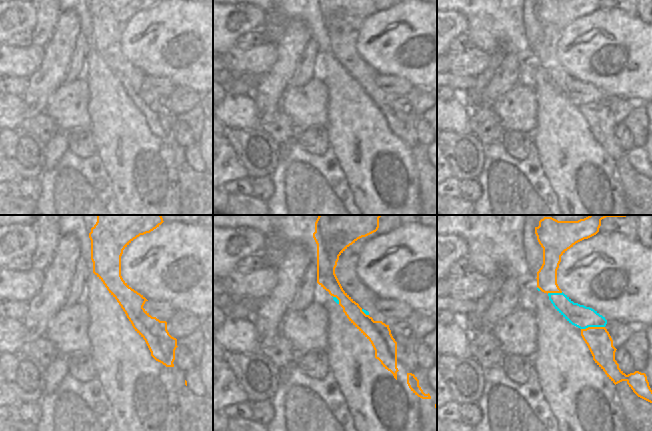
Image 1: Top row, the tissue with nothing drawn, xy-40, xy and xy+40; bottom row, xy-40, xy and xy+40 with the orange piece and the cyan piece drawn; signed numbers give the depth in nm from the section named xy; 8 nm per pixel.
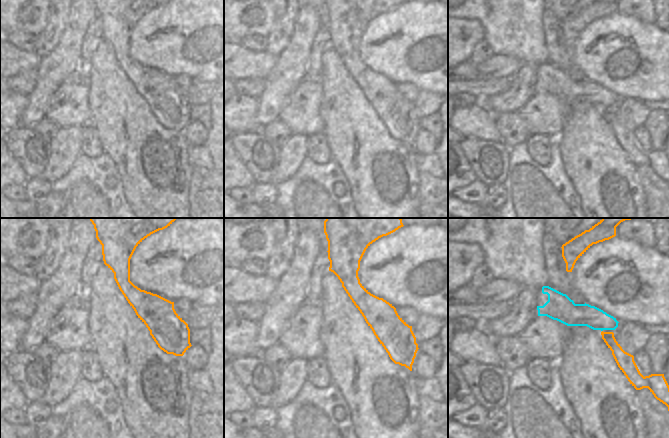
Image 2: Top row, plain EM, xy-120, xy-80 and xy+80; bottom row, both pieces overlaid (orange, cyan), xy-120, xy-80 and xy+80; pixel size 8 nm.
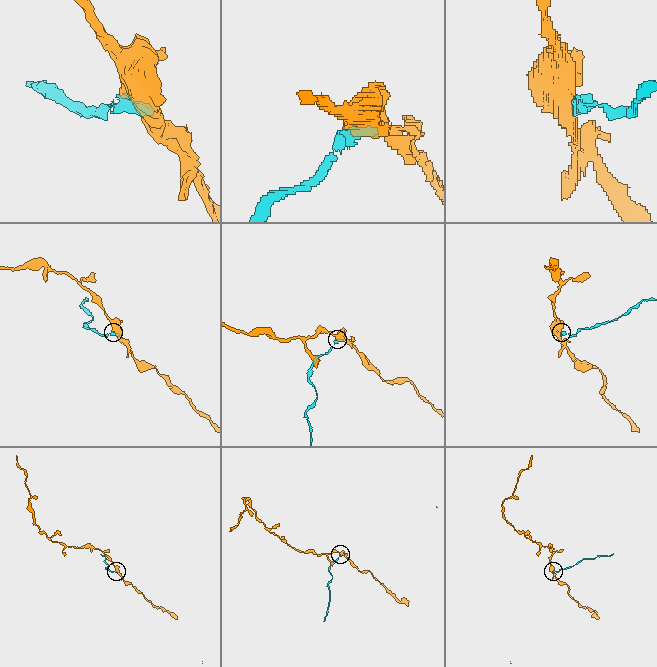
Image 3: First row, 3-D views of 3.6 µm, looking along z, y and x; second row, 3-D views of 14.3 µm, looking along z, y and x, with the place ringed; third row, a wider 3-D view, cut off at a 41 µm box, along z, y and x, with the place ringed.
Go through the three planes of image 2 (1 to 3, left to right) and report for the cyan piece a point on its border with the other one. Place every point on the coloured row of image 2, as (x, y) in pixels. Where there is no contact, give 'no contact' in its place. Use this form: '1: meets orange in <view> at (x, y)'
1: no contact
2: no contact
3: no contact

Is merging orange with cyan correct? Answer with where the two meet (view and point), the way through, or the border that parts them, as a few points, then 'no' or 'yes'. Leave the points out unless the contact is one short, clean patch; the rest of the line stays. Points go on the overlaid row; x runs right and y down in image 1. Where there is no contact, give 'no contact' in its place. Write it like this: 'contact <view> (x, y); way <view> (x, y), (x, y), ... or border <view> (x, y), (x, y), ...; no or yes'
contact xy+40 (592, 327); no

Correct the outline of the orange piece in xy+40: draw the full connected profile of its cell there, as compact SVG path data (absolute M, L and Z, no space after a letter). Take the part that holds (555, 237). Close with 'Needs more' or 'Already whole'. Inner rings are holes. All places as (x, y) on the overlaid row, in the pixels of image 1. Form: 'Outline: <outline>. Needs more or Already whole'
Outline: M589 215L578 221L558 221L552 217L544 217L535 227L535 234L543 248L543 264L537 272L537 287L544 293L562 293L557 284L557 270L561 256L576 243L588 239L599 232L601 220L606 217L626 217L628 215Z. Already whole.

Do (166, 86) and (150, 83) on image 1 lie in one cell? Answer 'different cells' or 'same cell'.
same cell

